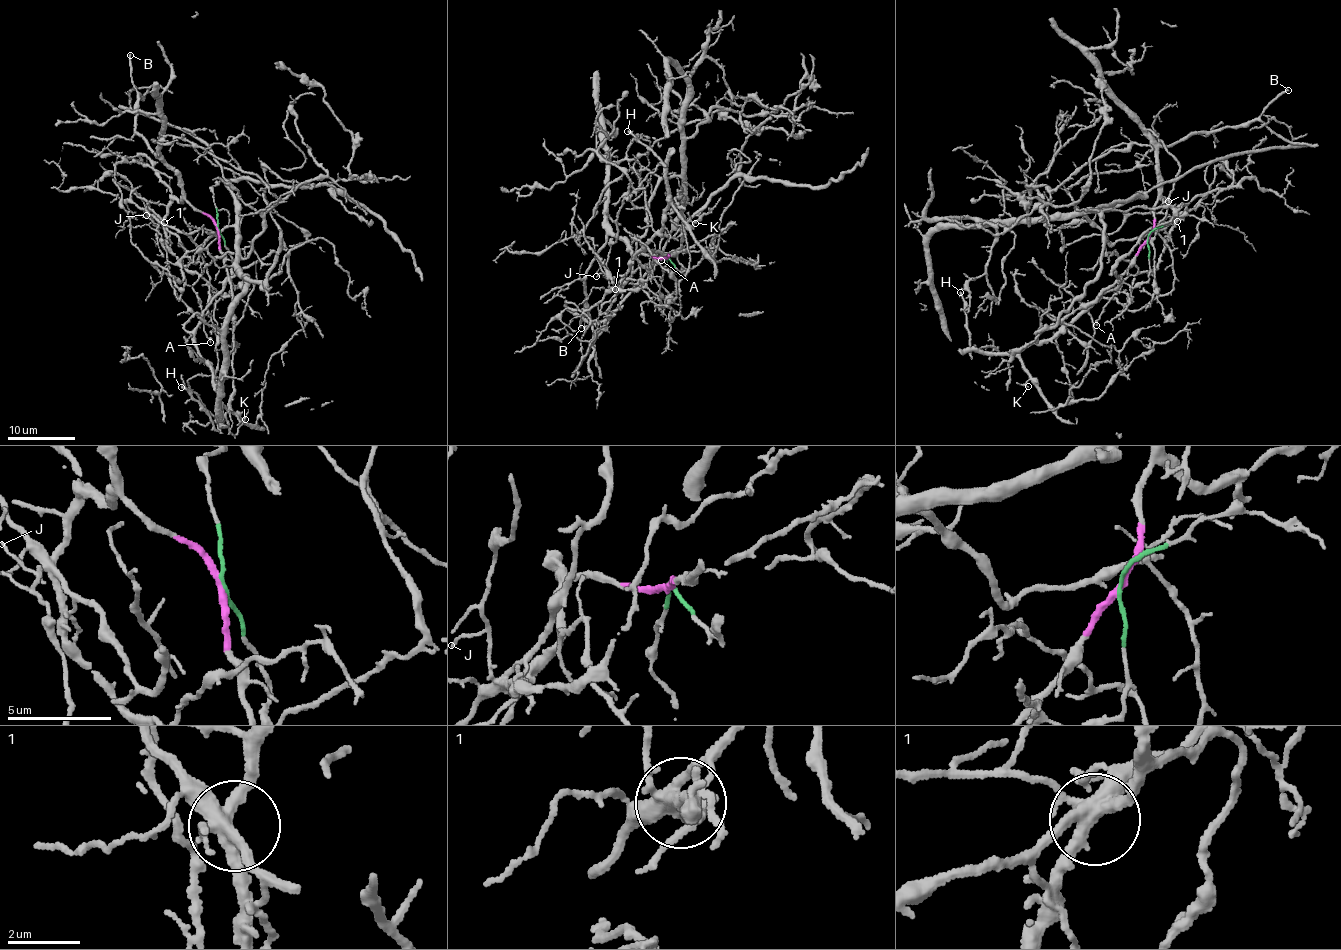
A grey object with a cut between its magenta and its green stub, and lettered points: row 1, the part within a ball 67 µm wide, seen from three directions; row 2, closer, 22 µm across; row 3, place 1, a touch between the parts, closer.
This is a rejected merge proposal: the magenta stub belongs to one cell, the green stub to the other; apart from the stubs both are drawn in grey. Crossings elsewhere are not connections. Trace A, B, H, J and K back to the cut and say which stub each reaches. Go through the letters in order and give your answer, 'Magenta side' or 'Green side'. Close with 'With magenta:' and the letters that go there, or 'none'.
A: Magenta side
B: Magenta side
H: Green side
J: Magenta side
K: Green side
With magenta: A, B, J

